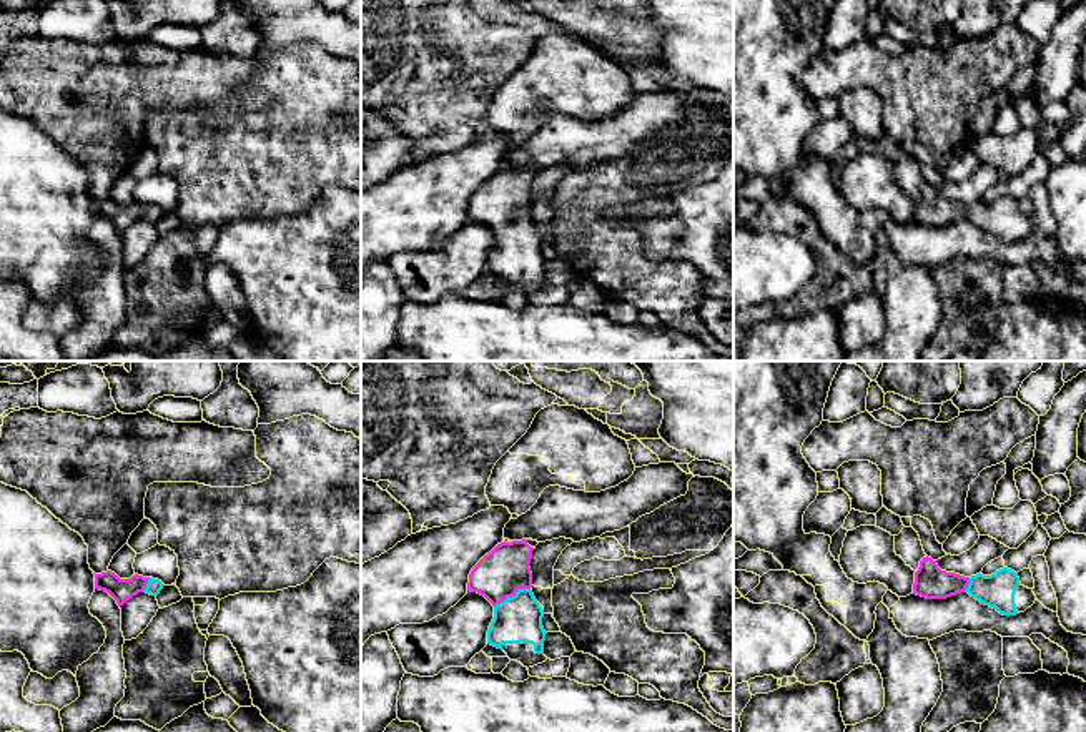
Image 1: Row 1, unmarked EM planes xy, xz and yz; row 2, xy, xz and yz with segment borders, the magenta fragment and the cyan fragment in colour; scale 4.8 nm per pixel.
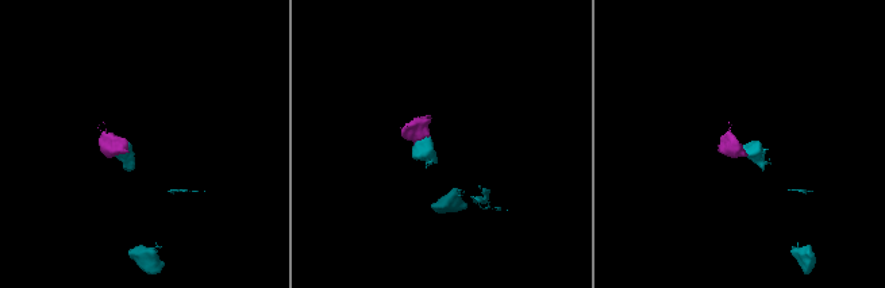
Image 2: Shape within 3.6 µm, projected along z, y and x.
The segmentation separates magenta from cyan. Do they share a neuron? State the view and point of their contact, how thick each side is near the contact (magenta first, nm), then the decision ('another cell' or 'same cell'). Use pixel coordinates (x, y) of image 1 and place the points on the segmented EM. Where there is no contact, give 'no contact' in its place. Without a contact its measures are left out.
xz (511, 596) | 240/220 nm | same cell

